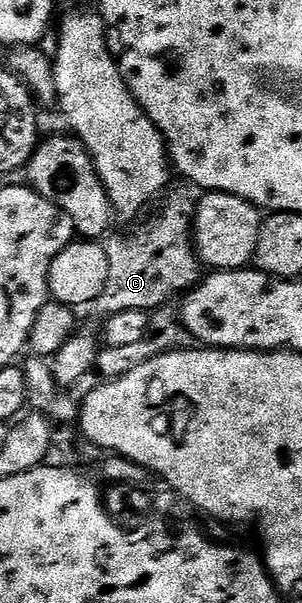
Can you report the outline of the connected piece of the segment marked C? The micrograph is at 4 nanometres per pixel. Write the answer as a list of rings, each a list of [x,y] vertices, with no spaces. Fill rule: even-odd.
[[[170,200],[155,216],[147,215],[137,225],[139,228],[135,232],[130,232],[127,236],[111,235],[105,241],[104,247],[108,254],[108,286],[92,305],[92,311],[96,315],[109,318],[128,310],[151,313],[160,305],[171,303],[175,299],[173,296],[181,297],[202,283],[204,265],[198,258],[198,249],[194,246],[194,210],[195,205],[186,200]]]

